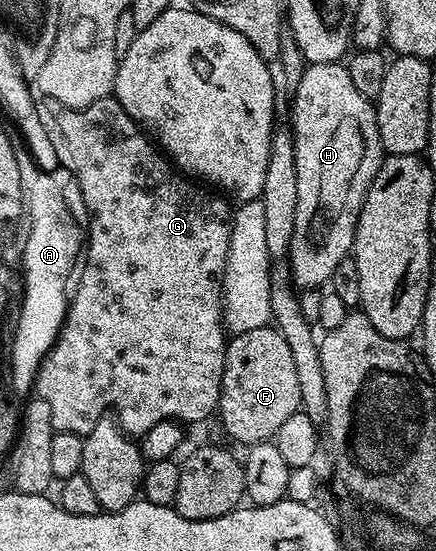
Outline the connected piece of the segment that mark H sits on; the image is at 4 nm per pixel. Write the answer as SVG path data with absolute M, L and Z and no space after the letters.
M342 63L307 64L293 97L289 128L294 135L296 150L297 218L293 221L289 263L292 281L300 289L315 290L330 281L335 267L348 259L354 249L359 215L369 186L383 165L385 153L379 141L375 105L355 89L349 70Z

